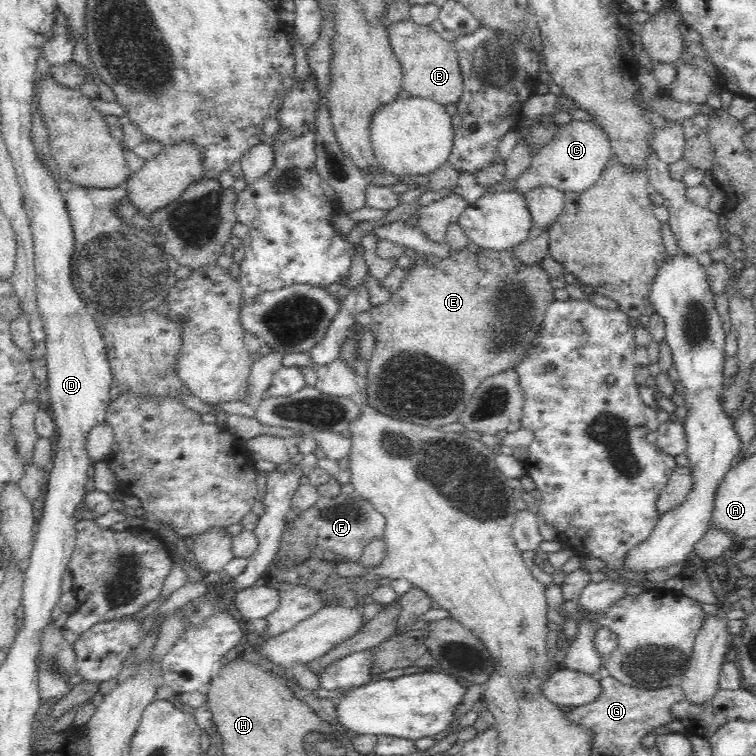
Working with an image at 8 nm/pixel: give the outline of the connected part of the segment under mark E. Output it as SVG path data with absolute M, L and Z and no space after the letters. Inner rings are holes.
M466 246L457 251L451 250L446 258L427 254L426 258L412 257L412 262L414 262L412 268L406 270L407 273L400 288L391 294L388 302L369 310L370 315L372 315L370 326L372 326L371 332L374 337L374 350L365 378L365 396L367 404L386 416L410 424L440 428L440 426L457 422L460 412L466 408L466 404L472 398L475 390L482 384L482 381L494 376L494 374L506 372L510 368L517 368L520 360L526 356L526 352L532 348L536 336L541 332L546 308L555 300L554 288L550 283L550 274L542 269L538 263L526 264L520 261L514 255L514 248L496 252L488 249L476 250L471 246Z

